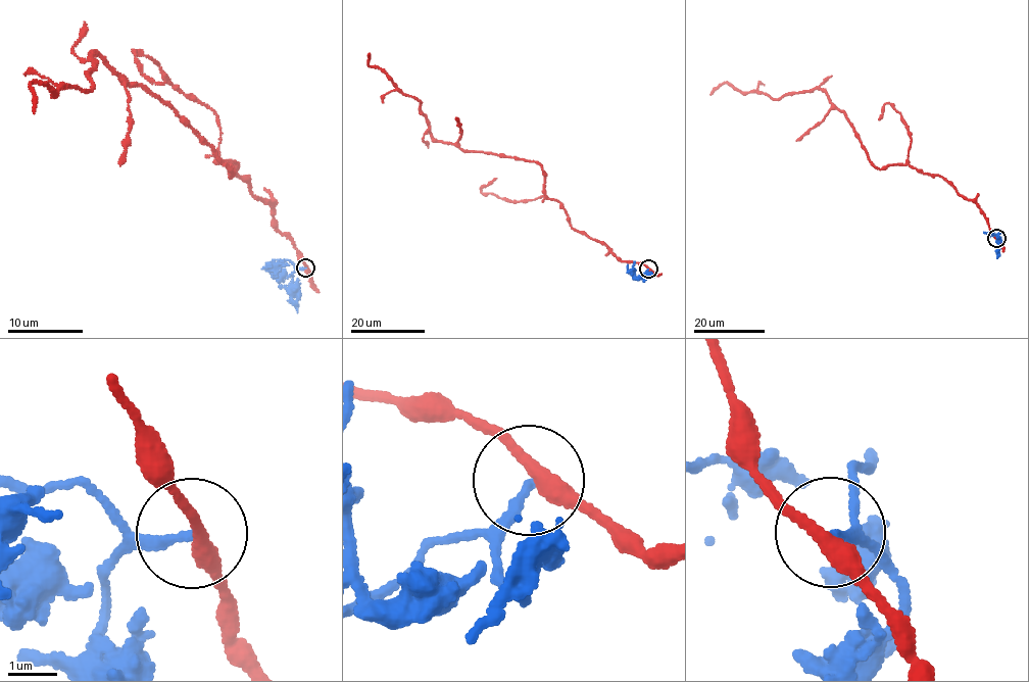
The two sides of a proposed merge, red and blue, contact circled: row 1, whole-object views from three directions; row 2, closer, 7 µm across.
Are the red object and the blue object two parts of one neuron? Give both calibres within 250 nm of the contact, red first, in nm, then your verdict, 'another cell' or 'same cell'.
320 nm thick on the red side, 180 nm on the other; another cell

